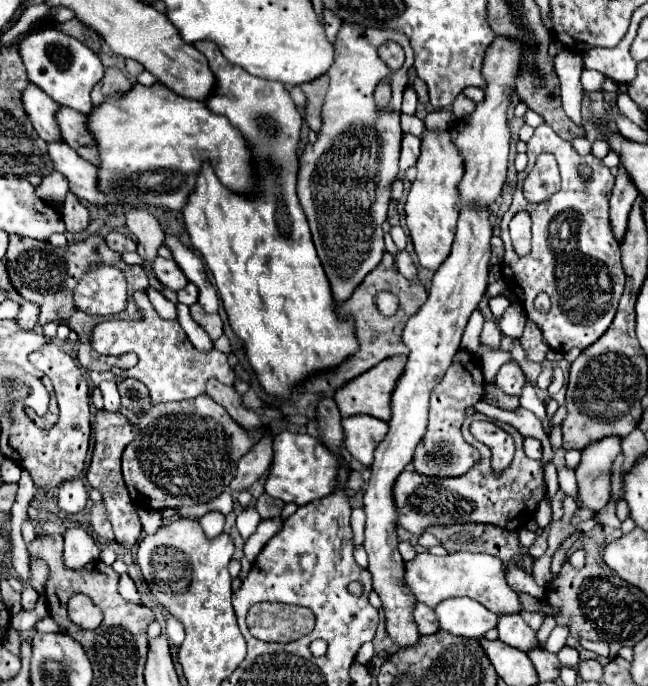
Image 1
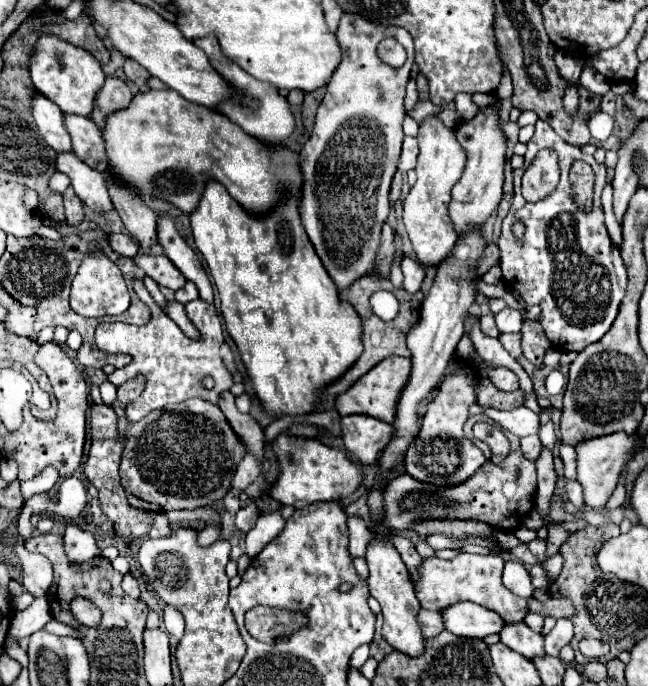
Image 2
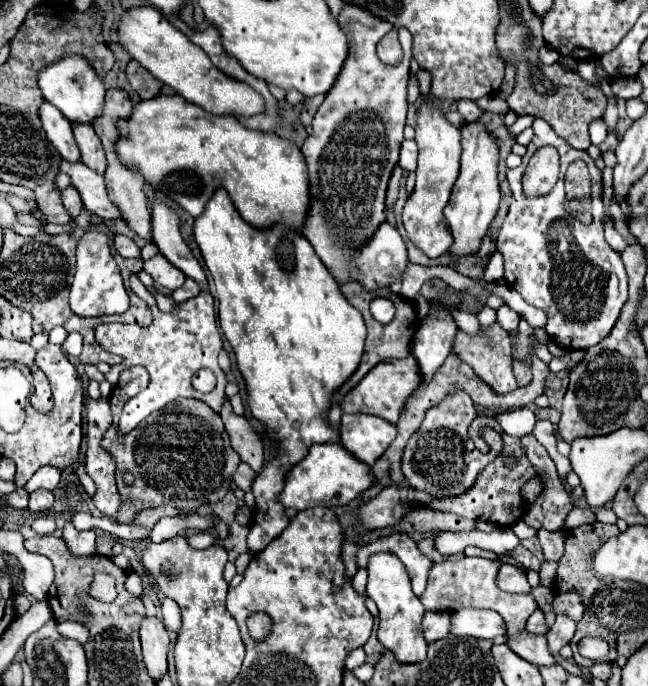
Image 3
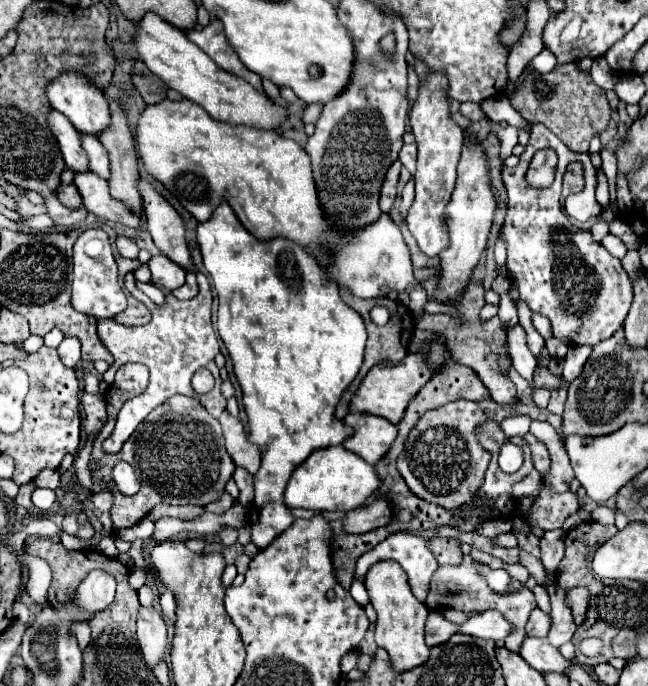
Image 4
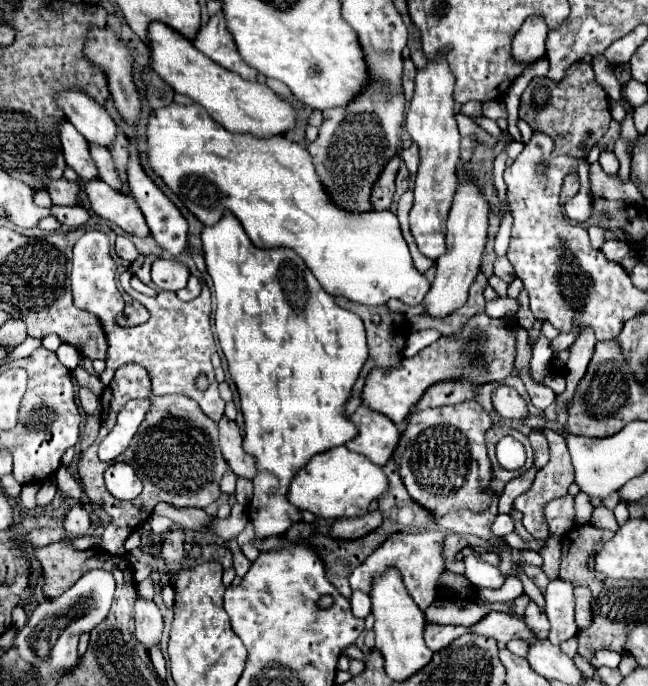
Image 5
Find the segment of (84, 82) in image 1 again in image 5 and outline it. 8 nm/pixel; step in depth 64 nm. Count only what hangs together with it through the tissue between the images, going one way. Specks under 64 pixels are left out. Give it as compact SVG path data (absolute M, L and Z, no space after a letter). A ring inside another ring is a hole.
M66 90L56 94L58 106L64 110L66 118L74 128L90 142L102 148L112 148L116 140L116 124L108 116L106 108L100 108L86 92Z

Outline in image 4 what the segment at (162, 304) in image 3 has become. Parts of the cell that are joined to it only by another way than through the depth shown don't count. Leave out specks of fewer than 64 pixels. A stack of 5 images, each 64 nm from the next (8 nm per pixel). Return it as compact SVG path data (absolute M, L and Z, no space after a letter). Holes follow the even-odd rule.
M136 282L136 286L152 300L152 302L156 302L156 304L162 304L164 302L164 294L162 294L162 290L160 288L156 288L154 284L140 284L140 282Z

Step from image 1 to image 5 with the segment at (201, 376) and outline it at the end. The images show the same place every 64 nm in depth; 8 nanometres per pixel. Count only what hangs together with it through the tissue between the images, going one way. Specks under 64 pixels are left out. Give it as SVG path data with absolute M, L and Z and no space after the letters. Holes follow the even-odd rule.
M126 270L120 276L122 288L132 294L140 304L146 304L146 310L150 312L150 320L136 328L120 328L120 326L106 326L106 336L110 340L110 350L106 354L106 368L100 374L103 384L110 384L114 374L122 364L136 362L142 368L146 368L150 380L152 380L152 392L154 394L172 394L180 392L192 400L198 402L202 412L218 422L224 414L224 400L218 394L218 382L214 380L214 368L210 362L210 356L216 352L216 342L211 326L211 293L204 284L202 294L192 302L182 302L174 292L158 292L158 296L148 298L130 286L132 272ZM200 374L206 374L208 388L198 390L196 380ZM130 400L128 404L118 412L118 420L116 426L112 428L112 432L100 442L98 448L98 456L104 462L112 462L114 458L118 458L130 444L130 440L134 438L140 422L144 420L146 412L148 412L148 404L150 400Z

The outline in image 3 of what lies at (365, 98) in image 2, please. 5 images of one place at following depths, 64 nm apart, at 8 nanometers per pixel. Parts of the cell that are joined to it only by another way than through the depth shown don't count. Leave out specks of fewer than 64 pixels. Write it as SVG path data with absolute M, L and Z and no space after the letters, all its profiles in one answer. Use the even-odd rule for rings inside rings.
M344 2L338 22L348 36L348 60L324 98L322 106L318 108L312 128L314 132L306 138L302 146L302 154L306 156L308 164L308 176L310 176L310 194L312 194L312 204L308 212L308 220L304 224L304 236L308 242L314 246L318 258L324 262L324 266L332 272L332 276L340 282L348 280L348 266L350 260L360 252L360 246L368 242L372 232L378 228L378 224L384 222L386 218L386 206L384 206L384 196L386 196L386 184L388 178L398 162L398 152L400 152L400 142L402 130L406 124L406 84L408 84L408 74L410 74L410 58L412 58L412 36L406 28L398 28L398 38L404 50L404 58L398 66L388 66L376 56L376 44L380 38L390 32L394 26L390 22L380 20L366 8L360 8L356 4Z

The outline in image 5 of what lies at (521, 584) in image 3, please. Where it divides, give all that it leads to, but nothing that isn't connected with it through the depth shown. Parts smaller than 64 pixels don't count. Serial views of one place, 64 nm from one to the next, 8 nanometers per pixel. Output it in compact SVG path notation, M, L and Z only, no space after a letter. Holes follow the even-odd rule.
M472 554L466 560L466 576L478 588L486 588L486 586L488 588L500 588L504 584L504 576L500 576L498 568L494 568L492 564L488 564L488 562L472 556Z

